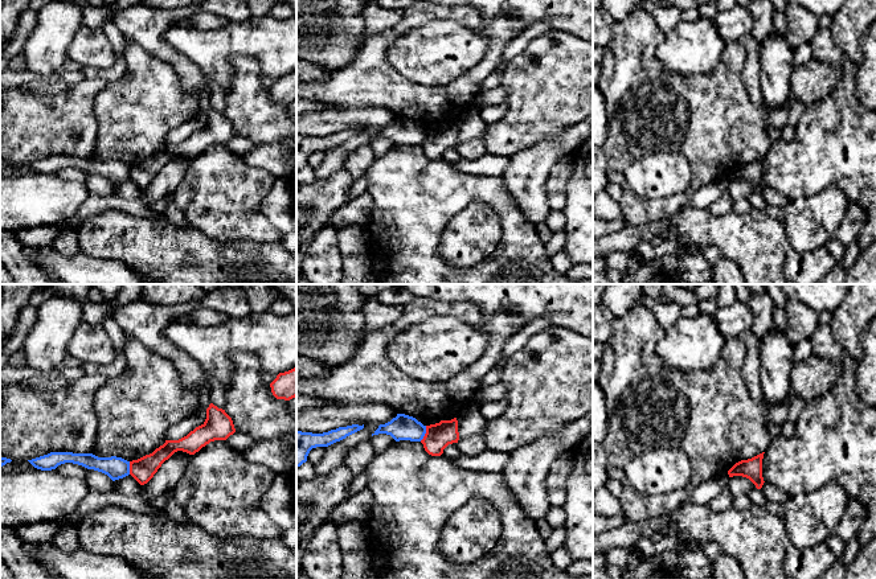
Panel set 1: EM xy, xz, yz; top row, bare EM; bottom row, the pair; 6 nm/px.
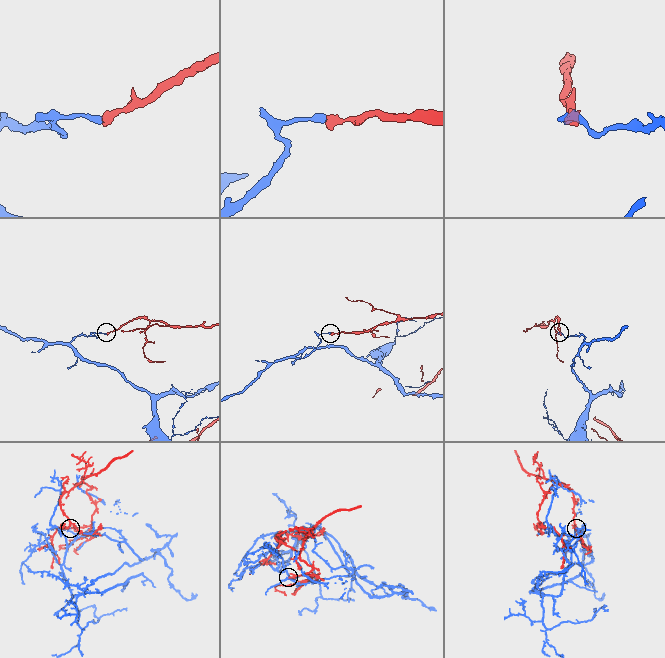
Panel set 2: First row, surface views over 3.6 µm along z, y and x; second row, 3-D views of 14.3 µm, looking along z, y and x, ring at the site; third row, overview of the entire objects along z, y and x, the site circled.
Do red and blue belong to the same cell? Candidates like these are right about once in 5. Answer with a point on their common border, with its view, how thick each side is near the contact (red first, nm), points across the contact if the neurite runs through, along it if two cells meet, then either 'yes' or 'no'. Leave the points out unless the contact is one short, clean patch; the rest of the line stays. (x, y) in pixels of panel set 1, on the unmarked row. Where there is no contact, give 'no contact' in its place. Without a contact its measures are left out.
meets red in xz at (425, 138); 160 nm thick on the red side, 160 nm on the other; border along xz (426, 130), (426, 136), (420, 144); no

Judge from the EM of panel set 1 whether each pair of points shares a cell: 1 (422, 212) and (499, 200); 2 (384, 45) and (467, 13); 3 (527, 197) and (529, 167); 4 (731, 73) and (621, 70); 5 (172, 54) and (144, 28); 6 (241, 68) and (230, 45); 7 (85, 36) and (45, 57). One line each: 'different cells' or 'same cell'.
1: same cell
2: same cell
3: same cell
4: same cell
5: same cell
6: different cells
7: different cells

